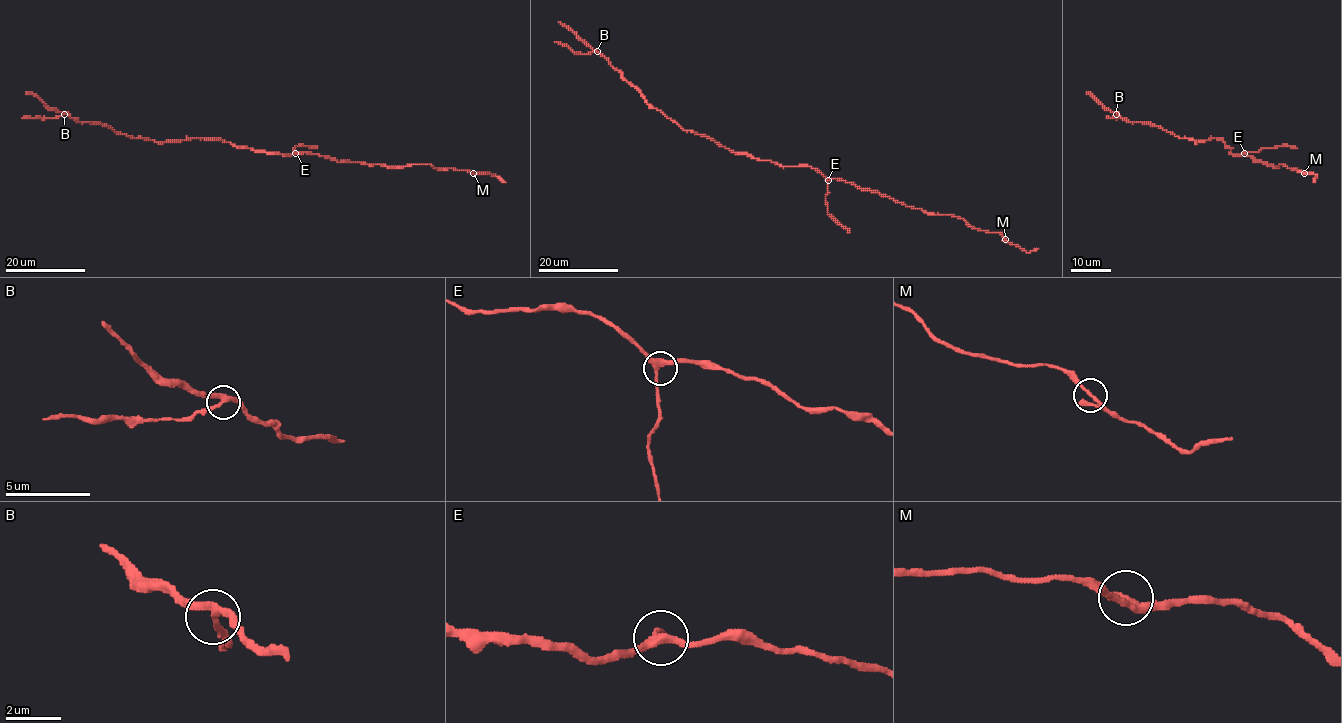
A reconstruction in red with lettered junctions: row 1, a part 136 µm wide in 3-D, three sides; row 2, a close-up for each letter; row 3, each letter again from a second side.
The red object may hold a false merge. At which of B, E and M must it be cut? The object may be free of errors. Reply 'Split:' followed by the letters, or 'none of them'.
Split: B

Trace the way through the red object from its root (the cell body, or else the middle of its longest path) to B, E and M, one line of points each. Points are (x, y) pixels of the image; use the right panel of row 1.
B: (1230, 149), (1215, 138), (1196, 143), (1155, 125), (1127, 121), (1116, 113)
E: (1230, 149), (1234, 156), (1244, 153)
M: (1230, 149), (1234, 156), (1243, 153), (1254, 162), (1273, 167), (1285, 165), (1304, 173)

